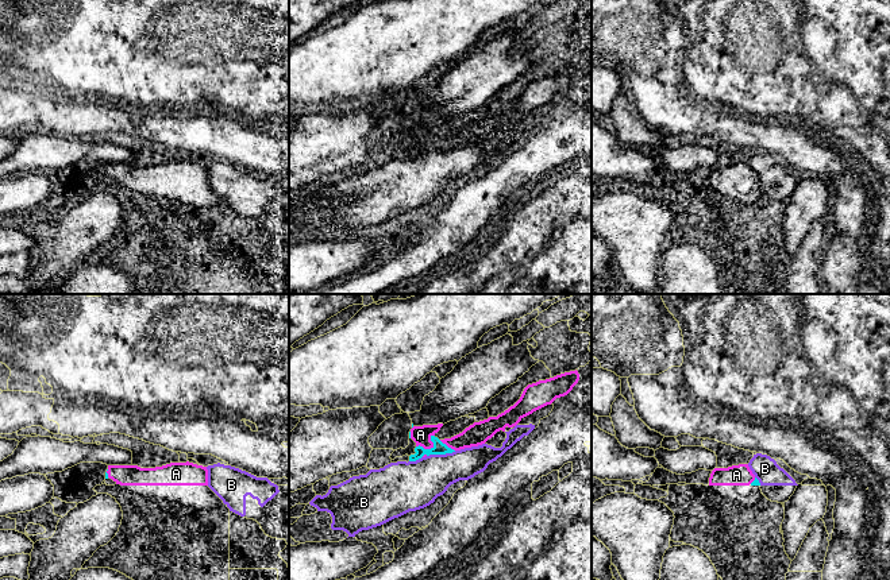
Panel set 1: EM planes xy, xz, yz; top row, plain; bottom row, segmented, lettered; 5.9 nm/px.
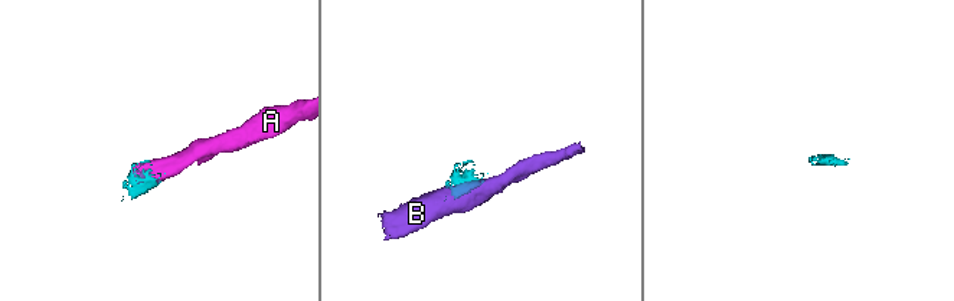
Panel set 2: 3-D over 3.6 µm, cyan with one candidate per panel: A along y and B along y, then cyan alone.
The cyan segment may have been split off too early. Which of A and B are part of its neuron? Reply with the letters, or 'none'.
A

